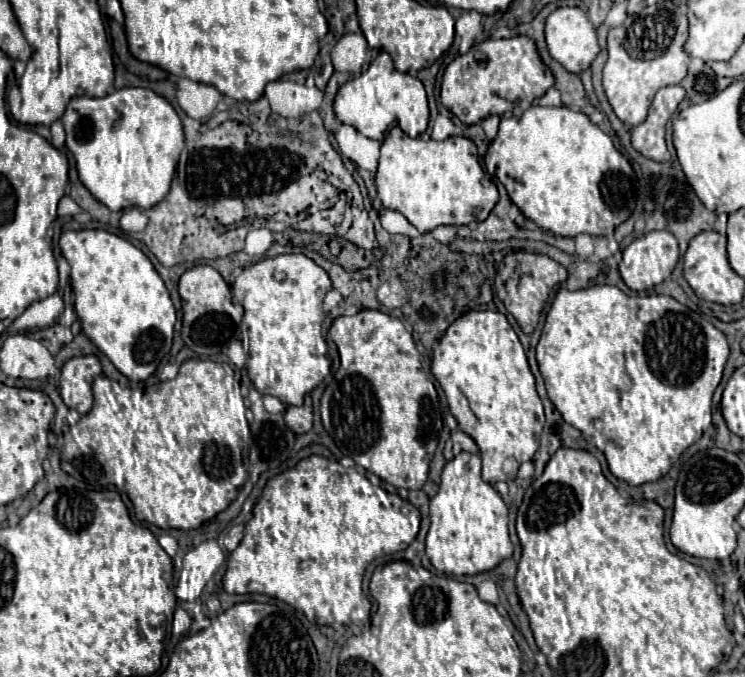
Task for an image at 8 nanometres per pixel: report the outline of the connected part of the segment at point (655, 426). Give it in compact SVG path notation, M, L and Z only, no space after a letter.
M609 284L589 286L589 288L583 288L583 290L561 288L557 292L553 304L551 304L551 310L549 310L547 318L545 318L545 328L543 328L541 340L537 344L537 364L539 364L539 370L545 378L545 386L547 386L547 394L551 398L551 402L555 404L555 408L559 410L559 414L563 416L563 420L567 424L581 430L585 440L595 444L605 454L605 458L609 462L609 470L613 472L613 476L617 476L619 480L625 480L631 486L639 486L639 484L645 484L645 482L655 482L663 474L667 474L669 468L673 466L673 462L677 462L679 456L693 442L697 442L701 438L701 434L712 425L713 392L721 382L727 356L729 356L729 344L727 344L725 334L721 330L717 330L711 322L701 318L697 312L679 304L675 298L661 296L661 294L629 296L629 294L621 292L617 286L609 286Z

